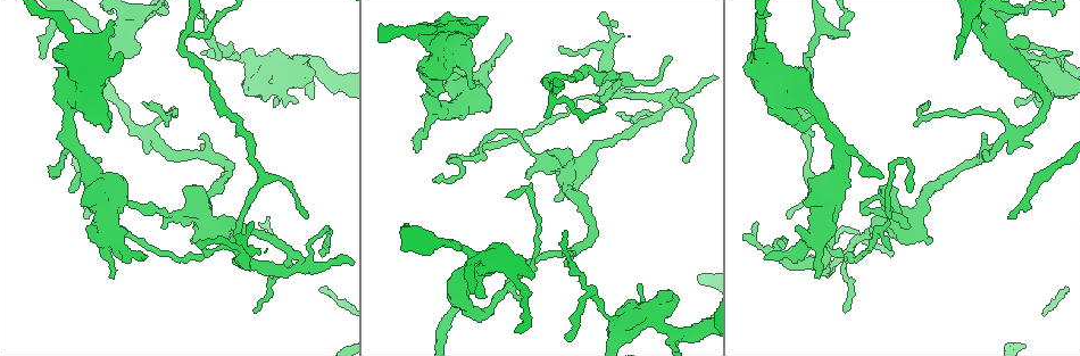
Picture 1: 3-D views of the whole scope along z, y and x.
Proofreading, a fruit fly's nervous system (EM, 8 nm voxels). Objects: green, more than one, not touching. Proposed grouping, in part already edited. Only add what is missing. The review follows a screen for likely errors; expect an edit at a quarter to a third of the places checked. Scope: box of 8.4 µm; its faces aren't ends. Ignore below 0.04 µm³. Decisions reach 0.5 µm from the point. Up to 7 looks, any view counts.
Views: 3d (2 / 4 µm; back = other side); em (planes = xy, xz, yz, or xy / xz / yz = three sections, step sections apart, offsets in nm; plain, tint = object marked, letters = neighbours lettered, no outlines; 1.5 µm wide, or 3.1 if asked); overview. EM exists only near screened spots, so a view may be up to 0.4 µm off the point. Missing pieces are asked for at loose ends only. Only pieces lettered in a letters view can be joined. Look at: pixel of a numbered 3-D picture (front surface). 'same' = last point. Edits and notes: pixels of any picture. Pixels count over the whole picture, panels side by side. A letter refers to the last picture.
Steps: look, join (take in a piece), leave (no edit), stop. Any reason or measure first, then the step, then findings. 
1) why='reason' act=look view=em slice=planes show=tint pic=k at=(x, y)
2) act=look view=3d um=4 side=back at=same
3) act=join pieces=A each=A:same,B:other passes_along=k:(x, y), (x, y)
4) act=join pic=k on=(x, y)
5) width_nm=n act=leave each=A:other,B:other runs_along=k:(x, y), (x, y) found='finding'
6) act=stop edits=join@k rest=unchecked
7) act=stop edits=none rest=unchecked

why='branch stops here' act=look view=em slice=yz step=8 show=tint pic=1 at=(778, 245)

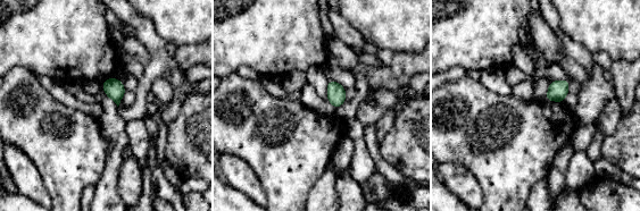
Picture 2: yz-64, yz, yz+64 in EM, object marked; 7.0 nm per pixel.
why='another direction' act=look view=em slice=planes show=letters at=same

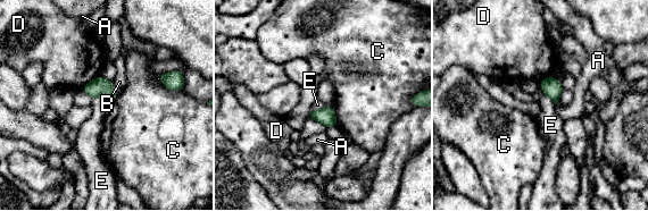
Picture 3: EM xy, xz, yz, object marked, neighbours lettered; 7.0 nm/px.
width_nm=130 act=leave each=A:other,B:other,C:other,D:other,E:other border=3:(541, 79), (541, 91), (555, 106) found='none of them fits'

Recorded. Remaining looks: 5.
act=look view=3d um=2 pic=1 at=(114, 23)

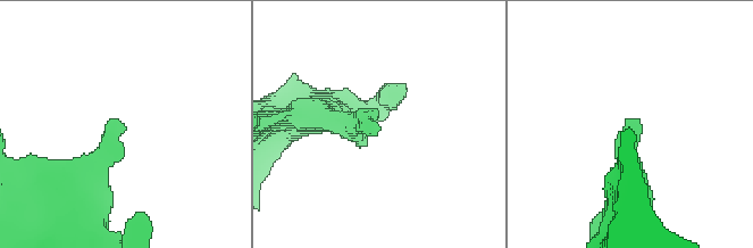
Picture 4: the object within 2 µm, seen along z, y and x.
why='need the tissue' act=look view=em slice=planes show=tint pic=4 at=(123, 127)

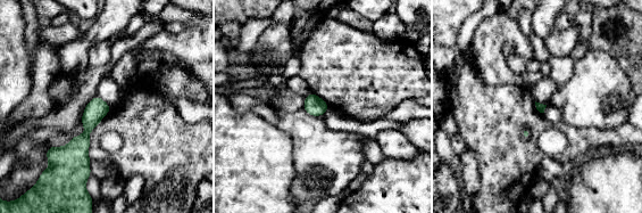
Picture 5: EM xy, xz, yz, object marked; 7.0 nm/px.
why='what lies round it' act=look view=em slice=planes show=letters at=same

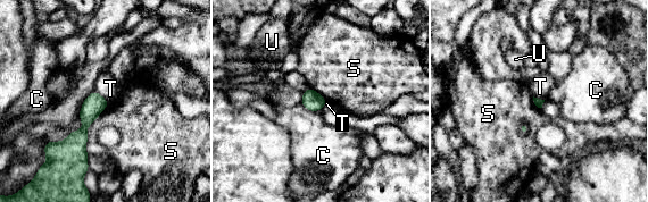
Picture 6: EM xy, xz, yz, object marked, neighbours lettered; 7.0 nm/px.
longest_contact=S:400nm act=leave each=C:other,S:other,T:other,U:other found='none of them fits'

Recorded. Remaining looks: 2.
why='branch stops here' act=look view=em slice=planes show=letters pic=1 at=(956, 59)

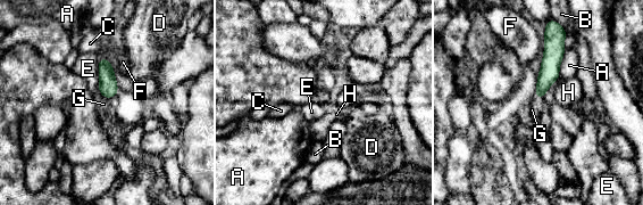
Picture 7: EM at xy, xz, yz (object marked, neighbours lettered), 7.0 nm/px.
width_nm=110 act=join pieces=G each=A:other,B:other,C:other,D:other,E:other,F:other,G:same,H:other passes_along=7:(549, 73), (540, 97), (532, 109) found='it goes on there'

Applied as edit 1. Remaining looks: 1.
act=stop edits=join@7 rest=unchecked

